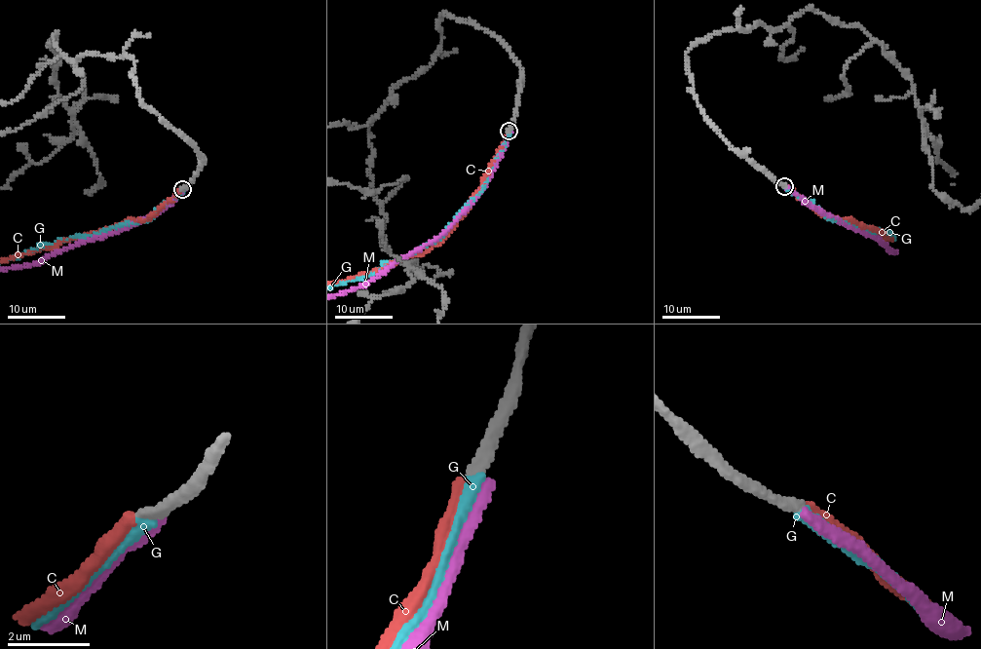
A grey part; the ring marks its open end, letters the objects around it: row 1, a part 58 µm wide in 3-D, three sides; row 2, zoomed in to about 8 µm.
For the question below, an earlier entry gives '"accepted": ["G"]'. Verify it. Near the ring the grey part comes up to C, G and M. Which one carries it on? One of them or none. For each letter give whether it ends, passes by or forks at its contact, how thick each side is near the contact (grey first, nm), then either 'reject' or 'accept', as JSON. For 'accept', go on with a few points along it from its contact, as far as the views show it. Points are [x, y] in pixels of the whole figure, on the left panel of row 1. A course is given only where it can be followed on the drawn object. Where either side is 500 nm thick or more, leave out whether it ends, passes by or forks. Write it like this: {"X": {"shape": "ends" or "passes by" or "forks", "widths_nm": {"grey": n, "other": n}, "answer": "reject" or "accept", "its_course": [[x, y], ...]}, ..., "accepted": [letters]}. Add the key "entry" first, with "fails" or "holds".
{"entry": "holds", "C": {"shape": "ends", "widths_nm": {"grey": 260, "other": 280}, "answer": "reject"}, "G": {"shape": "ends", "widths_nm": {"grey": 260, "other": 300}, "answer": "accept"}, "M": {"shape": "ends", "widths_nm": {"grey": 260, "other": 300}, "answer": "reject"}, "accepted": ["G"]}

